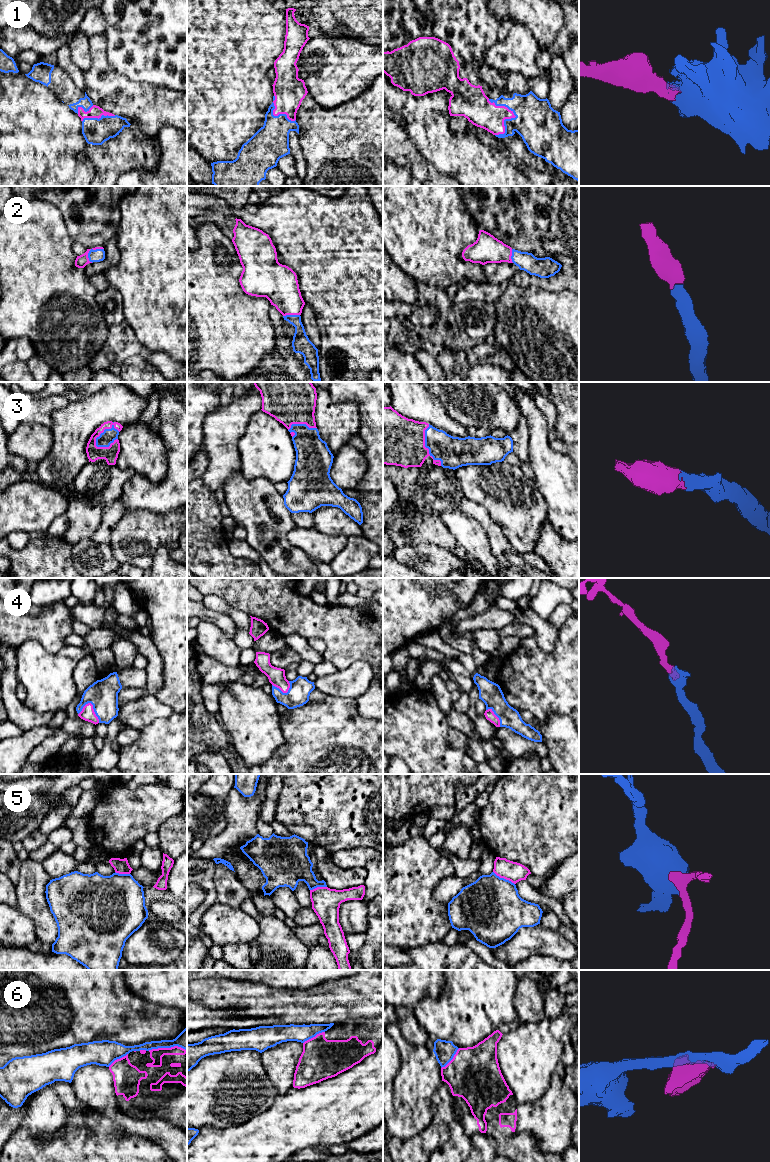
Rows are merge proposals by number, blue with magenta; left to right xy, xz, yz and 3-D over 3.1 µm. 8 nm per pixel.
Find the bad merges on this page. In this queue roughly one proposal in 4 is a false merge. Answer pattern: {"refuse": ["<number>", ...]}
{"refuse": ["5", "6"]}

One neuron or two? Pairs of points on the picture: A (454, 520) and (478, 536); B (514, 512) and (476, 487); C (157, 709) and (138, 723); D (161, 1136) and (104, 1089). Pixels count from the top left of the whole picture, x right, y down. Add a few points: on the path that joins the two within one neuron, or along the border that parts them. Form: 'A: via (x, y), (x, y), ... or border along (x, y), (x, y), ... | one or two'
A: via (460, 524), (472, 536) | one
B: via (505, 502), (490, 487), (486, 487) | one
C: via (152, 709), (143, 718) | one
D: via (144, 1128), (130, 1125), (113, 1110), (112, 1106) | one

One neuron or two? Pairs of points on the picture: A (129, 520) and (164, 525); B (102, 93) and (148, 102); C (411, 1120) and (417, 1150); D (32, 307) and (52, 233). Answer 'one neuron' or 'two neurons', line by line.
A: one neuron
B: one neuron
C: two neurons
D: one neuron

